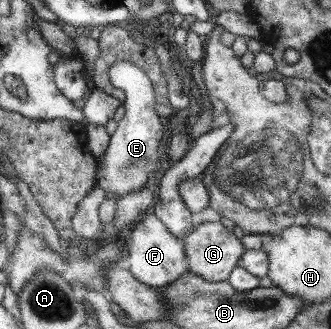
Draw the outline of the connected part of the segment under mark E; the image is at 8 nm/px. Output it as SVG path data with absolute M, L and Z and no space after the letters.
M121 60L109 68L108 76L112 87L123 93L121 104L125 112L115 132L110 136L106 151L97 159L96 187L106 192L107 196L117 198L142 187L152 178L152 172L159 166L159 162L166 162L157 151L163 136L164 121L154 111L152 82L137 66L127 60Z

